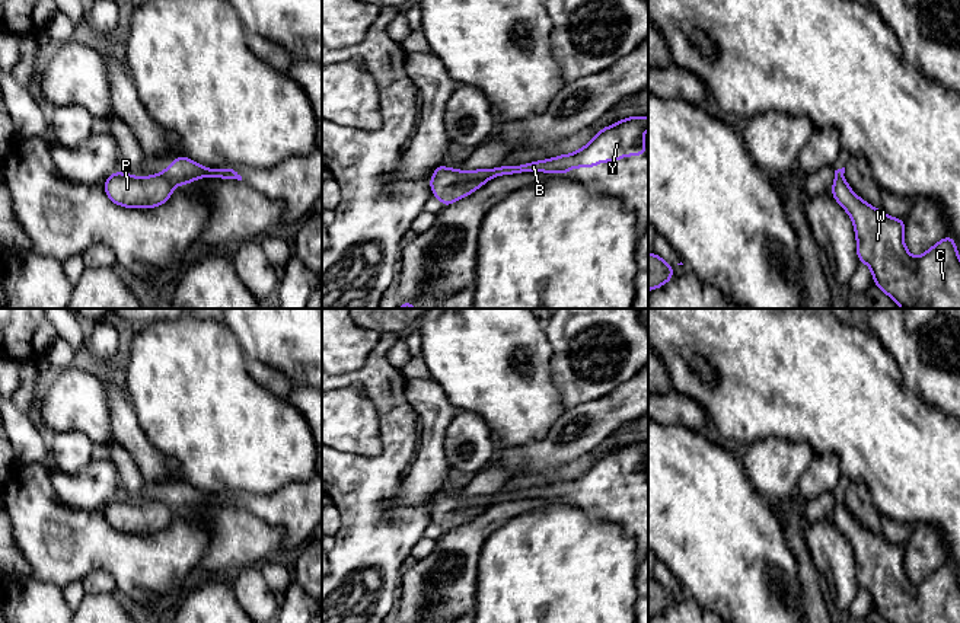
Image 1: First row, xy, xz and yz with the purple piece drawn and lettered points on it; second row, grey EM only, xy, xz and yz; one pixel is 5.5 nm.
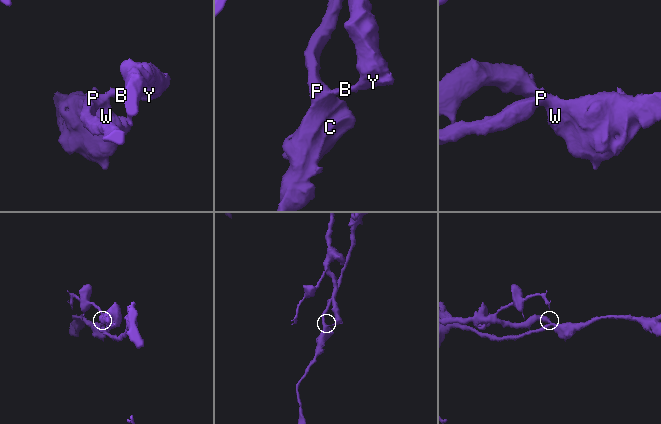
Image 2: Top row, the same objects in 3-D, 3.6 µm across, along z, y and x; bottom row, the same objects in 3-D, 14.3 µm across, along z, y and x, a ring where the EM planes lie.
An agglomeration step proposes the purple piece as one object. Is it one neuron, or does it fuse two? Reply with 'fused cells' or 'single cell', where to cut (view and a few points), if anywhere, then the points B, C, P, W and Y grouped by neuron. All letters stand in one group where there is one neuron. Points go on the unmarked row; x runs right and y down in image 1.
fused cells; cut xy (160, 500), (174, 510); groups B Y / C P W

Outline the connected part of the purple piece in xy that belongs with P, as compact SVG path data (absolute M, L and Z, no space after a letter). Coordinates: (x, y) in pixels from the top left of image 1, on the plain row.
M115 496L105 508L108 524L127 534L153 534L168 528L172 523L173 509L162 501L135 504Z

